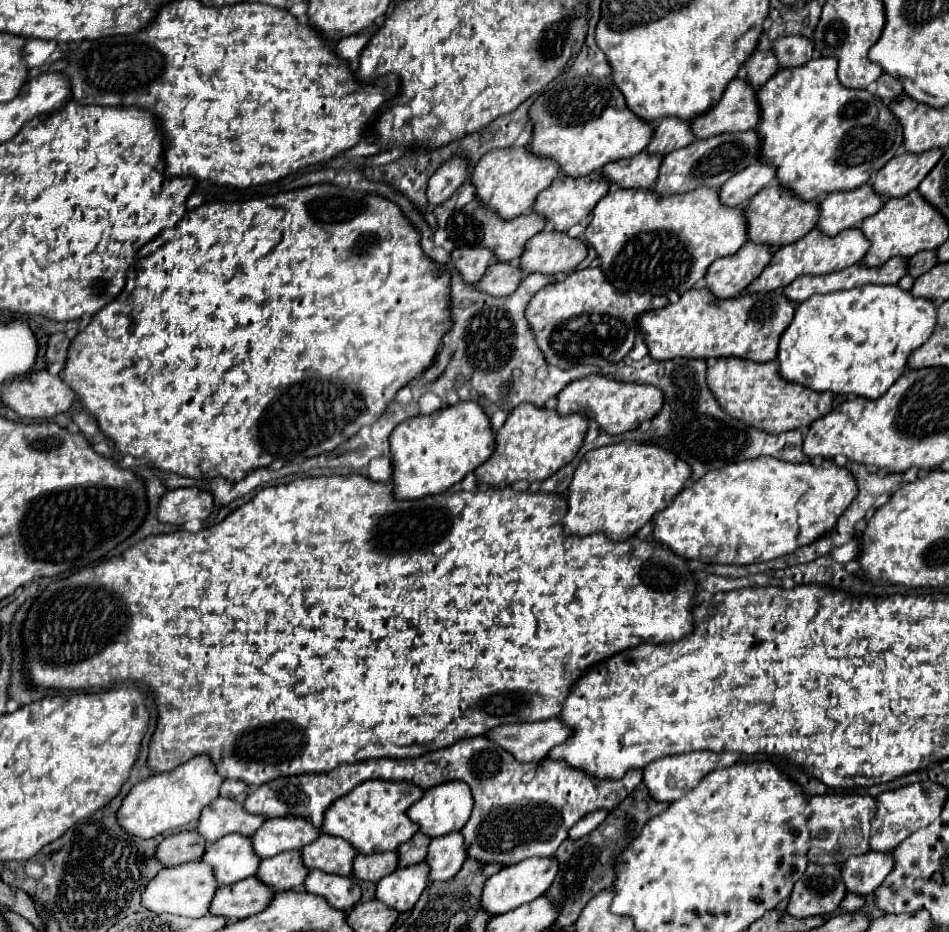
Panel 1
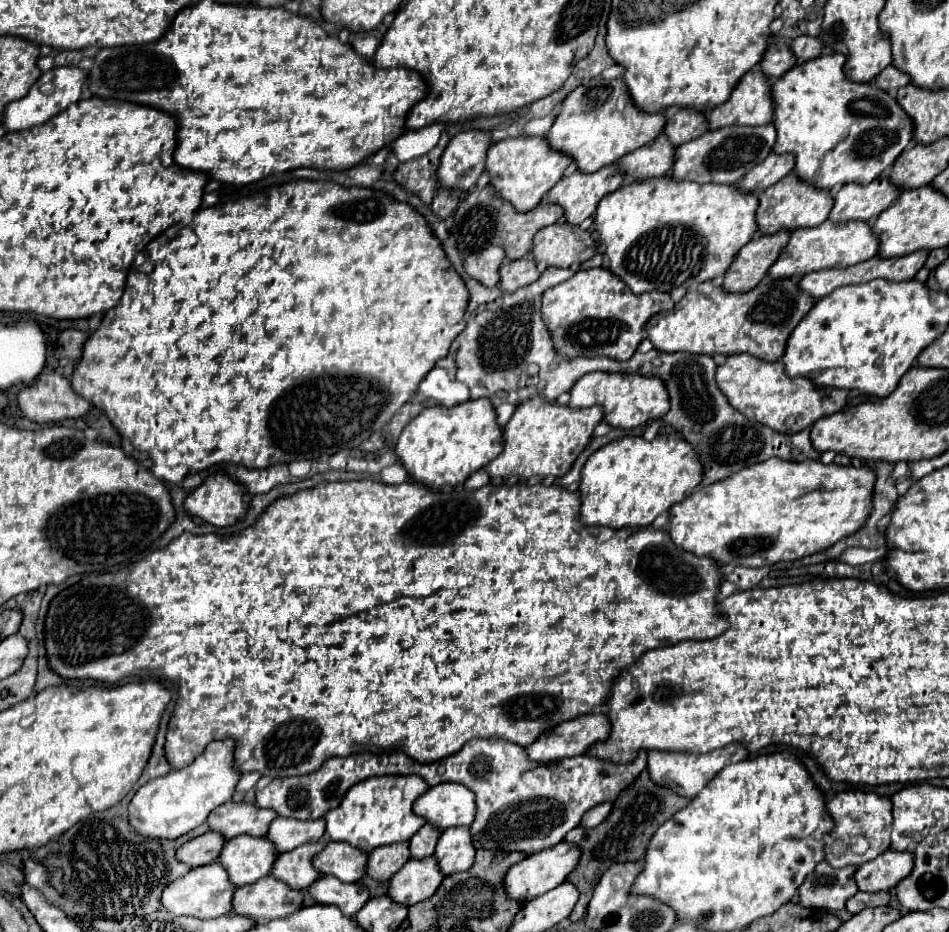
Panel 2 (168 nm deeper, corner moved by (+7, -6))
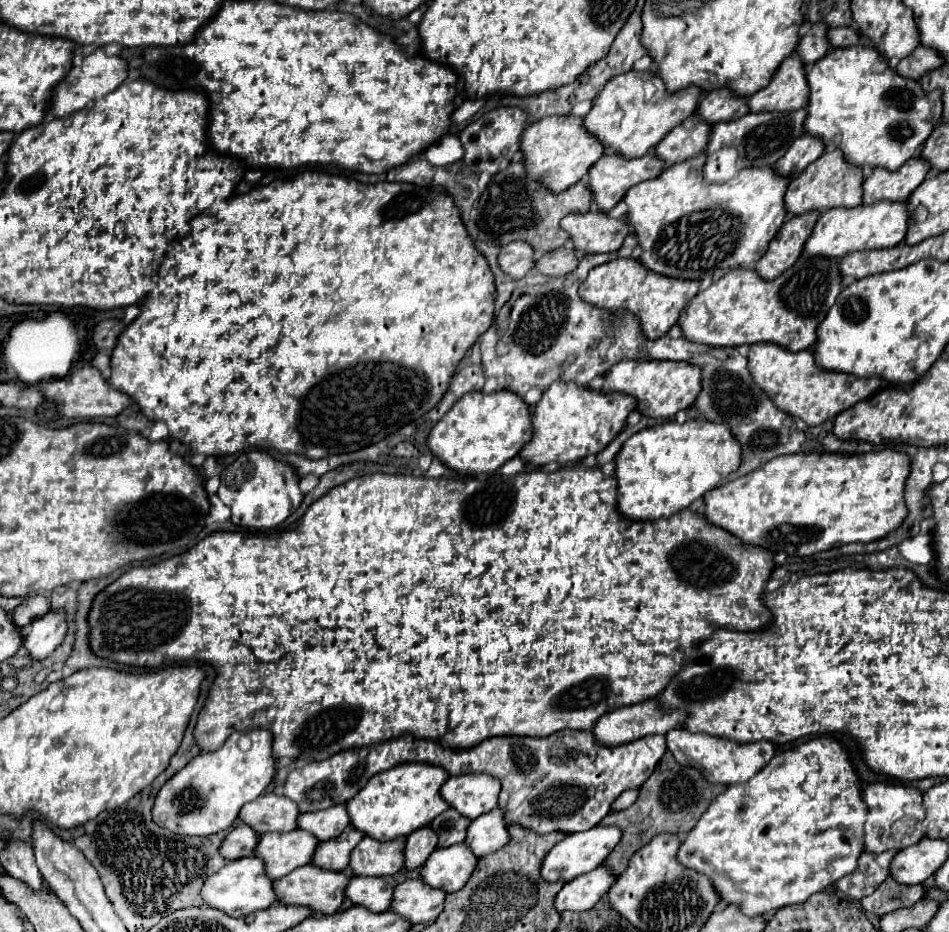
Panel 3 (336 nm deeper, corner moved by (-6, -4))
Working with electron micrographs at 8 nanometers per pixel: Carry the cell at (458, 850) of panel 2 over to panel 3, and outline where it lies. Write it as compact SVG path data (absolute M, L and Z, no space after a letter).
M493 808L491 812L475 818L467 830L465 844L475 850L475 856L487 856L509 842L509 830L503 818L501 808Z

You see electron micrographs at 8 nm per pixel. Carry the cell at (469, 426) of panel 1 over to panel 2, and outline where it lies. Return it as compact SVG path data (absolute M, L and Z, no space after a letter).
M480 398L452 408L424 408L406 424L394 452L412 480L434 492L440 492L444 486L460 486L472 472L492 462L502 448L502 430L496 424L494 408L490 400Z

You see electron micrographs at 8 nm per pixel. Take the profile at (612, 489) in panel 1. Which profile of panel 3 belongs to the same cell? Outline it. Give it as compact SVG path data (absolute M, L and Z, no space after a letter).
M689 418L683 424L667 420L631 436L617 454L617 504L629 520L669 518L713 490L741 464L741 444L725 424Z

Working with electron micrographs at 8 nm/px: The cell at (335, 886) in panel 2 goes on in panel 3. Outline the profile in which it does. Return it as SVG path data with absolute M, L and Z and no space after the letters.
M353 876L347 886L347 898L371 912L387 912L393 900L393 886L383 878Z

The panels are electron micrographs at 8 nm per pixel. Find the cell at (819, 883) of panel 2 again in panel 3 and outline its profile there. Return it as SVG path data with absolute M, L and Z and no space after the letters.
M885 850L881 854L863 852L857 870L835 882L837 890L841 890L847 898L855 898L855 900L873 894L875 888L889 878L889 866L895 854L897 854L895 850Z

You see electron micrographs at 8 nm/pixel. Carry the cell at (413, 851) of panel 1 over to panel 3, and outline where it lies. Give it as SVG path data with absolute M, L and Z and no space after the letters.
M449 808L443 814L439 814L439 818L435 818L435 822L431 824L439 836L439 846L445 848L445 846L453 846L457 842L463 842L467 836L469 822L471 820L461 816L455 808Z

